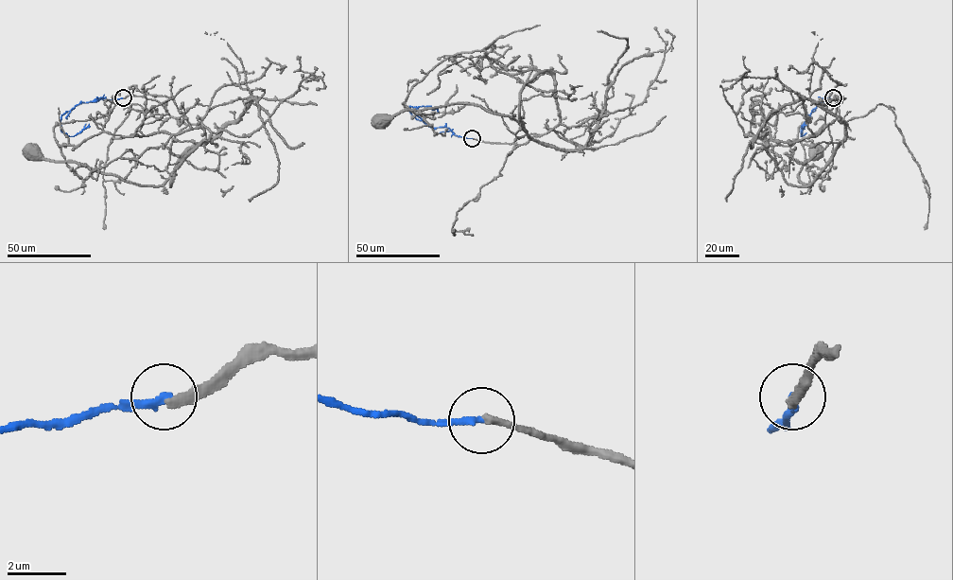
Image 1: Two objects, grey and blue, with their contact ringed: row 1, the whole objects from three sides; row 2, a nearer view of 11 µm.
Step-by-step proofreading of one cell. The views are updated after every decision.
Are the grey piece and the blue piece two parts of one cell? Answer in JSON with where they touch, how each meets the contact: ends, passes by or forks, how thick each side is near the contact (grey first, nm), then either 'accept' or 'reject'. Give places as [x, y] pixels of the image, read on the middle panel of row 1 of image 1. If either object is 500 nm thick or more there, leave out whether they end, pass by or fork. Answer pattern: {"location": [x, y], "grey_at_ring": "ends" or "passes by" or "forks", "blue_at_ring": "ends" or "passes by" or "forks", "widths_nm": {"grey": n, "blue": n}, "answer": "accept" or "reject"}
{"location": [472, 138], "grey_at_ring": "ends", "blue_at_ring": "ends", "widths_nm": {"grey": 280, "blue": 260}, "answer": "reject"}

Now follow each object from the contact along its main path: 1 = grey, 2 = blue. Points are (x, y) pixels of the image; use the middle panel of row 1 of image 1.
1: (472, 138), (520, 145), (540, 135), (518, 138), (515, 133), (520, 123), (471, 104), (402, 111), (384, 121)
2: (472, 138), (455, 135), (446, 127), (429, 126), (409, 109), (409, 105), (424, 106), (438, 112)

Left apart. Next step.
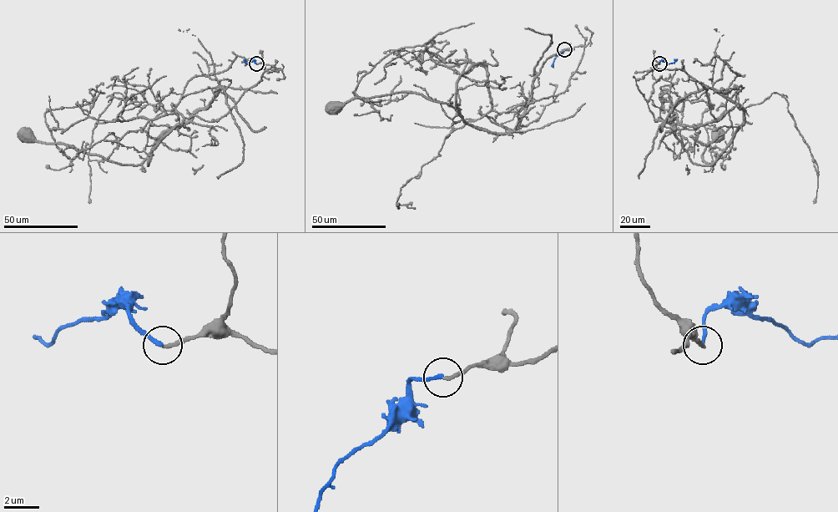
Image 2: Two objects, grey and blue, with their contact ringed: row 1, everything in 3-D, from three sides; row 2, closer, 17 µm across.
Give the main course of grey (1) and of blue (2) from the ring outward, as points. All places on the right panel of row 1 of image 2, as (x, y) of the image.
1: (659, 63), (702, 84), (715, 121), (729, 109), (733, 145), (711, 164), (702, 154), (718, 136)
2: (659, 63), (660, 60), (668, 63), (677, 58)

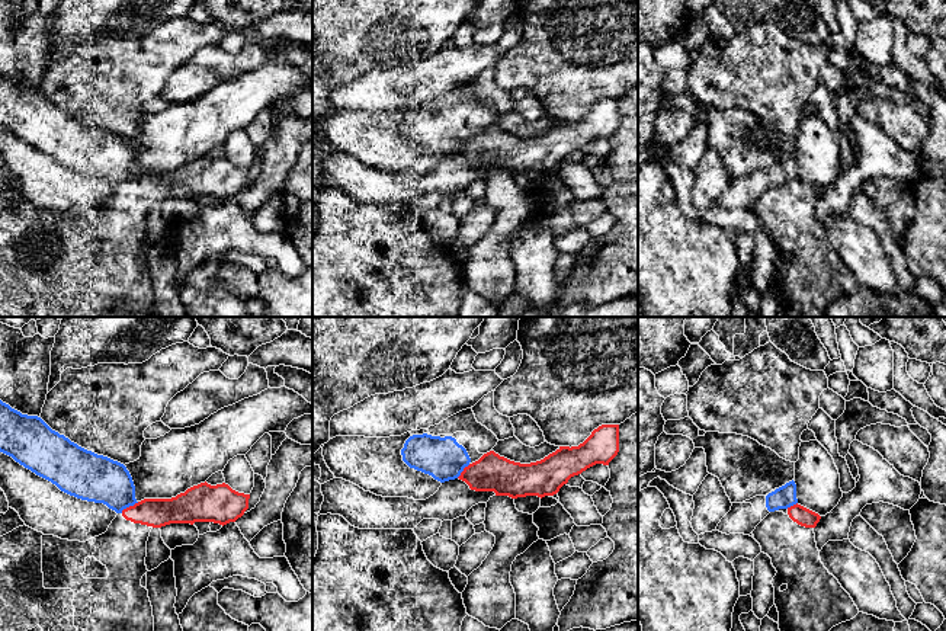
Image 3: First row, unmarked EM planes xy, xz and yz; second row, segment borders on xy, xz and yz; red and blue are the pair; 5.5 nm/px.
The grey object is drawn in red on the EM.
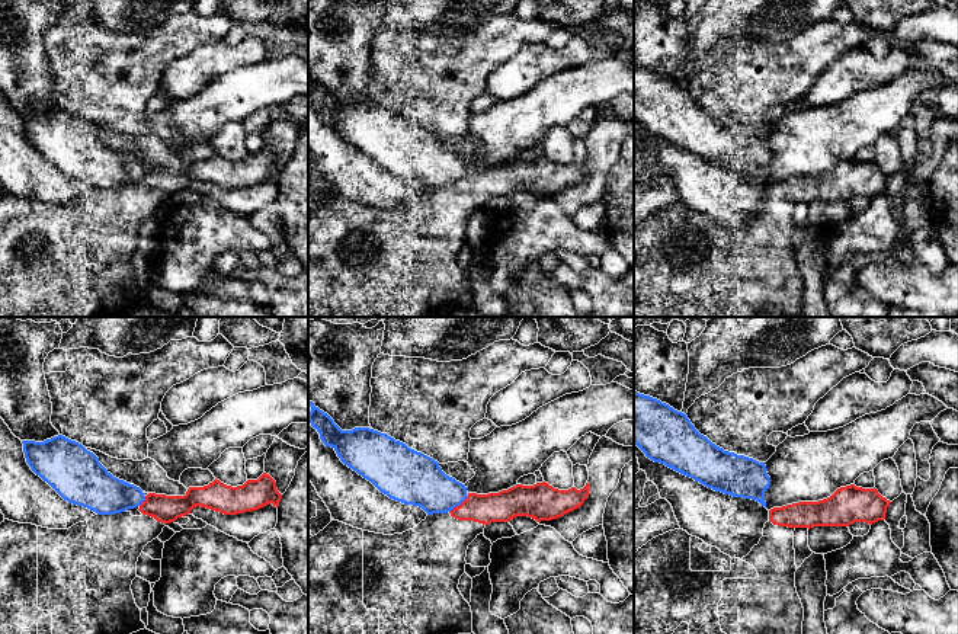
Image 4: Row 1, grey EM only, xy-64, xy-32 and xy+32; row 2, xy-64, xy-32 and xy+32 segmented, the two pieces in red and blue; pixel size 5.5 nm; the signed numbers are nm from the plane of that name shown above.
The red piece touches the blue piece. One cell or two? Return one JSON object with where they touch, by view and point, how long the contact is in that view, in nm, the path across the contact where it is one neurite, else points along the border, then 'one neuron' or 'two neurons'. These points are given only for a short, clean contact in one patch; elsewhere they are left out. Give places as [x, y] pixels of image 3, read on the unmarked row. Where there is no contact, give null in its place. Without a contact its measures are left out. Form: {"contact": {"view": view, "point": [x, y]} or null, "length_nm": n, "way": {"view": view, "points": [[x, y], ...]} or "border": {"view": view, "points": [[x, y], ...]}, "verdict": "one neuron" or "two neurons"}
{"contact": {"view": "xy", "point": [130, 181]}, "length_nm": 120, "border": {"view": "xy", "points": [[138, 176], [121, 186]]}, "verdict": "two neurons"}

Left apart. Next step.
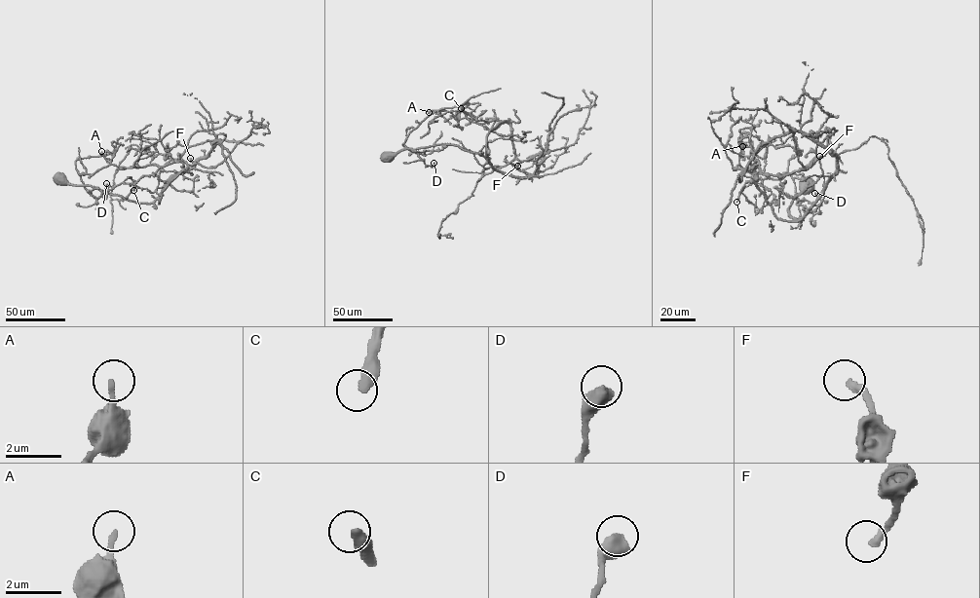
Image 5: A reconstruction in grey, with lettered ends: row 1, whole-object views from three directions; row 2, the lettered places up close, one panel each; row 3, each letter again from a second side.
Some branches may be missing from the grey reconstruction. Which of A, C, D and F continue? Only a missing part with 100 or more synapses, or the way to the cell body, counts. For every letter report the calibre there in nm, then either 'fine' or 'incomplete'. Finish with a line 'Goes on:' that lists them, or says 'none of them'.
A: calibre 190 nm; fine
C: calibre 360 nm; incomplete
D: calibre 600 nm; fine
F: calibre 280 nm; fine
Goes on: C

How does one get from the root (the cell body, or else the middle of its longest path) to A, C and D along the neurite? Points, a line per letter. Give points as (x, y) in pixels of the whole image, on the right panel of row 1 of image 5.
A: (807, 187), (795, 195), (790, 174), (777, 179), (758, 179), (738, 162), (742, 146)
C: (807, 187), (795, 195), (790, 174), (758, 179), (738, 165), (734, 169), (758, 165), (736, 202)
D: (807, 187), (795, 195), (799, 204), (813, 214), (818, 212), (821, 205), (814, 193)

